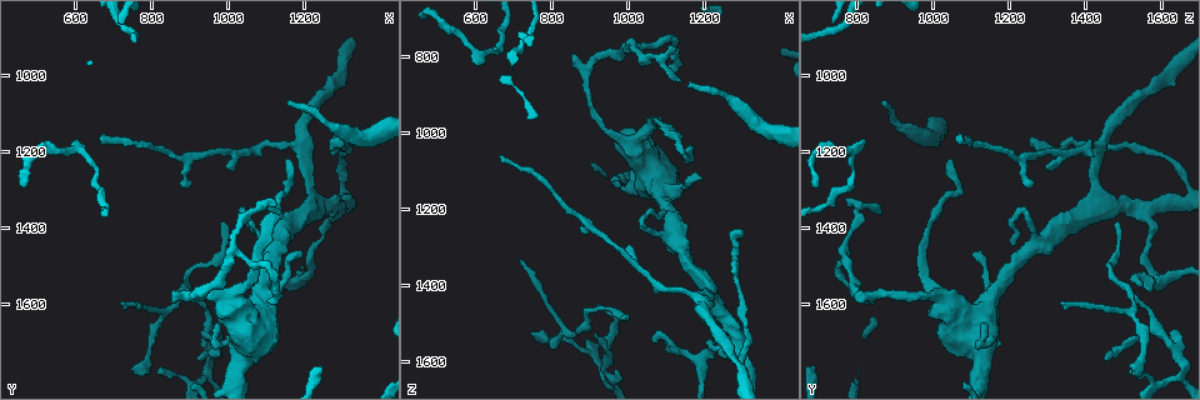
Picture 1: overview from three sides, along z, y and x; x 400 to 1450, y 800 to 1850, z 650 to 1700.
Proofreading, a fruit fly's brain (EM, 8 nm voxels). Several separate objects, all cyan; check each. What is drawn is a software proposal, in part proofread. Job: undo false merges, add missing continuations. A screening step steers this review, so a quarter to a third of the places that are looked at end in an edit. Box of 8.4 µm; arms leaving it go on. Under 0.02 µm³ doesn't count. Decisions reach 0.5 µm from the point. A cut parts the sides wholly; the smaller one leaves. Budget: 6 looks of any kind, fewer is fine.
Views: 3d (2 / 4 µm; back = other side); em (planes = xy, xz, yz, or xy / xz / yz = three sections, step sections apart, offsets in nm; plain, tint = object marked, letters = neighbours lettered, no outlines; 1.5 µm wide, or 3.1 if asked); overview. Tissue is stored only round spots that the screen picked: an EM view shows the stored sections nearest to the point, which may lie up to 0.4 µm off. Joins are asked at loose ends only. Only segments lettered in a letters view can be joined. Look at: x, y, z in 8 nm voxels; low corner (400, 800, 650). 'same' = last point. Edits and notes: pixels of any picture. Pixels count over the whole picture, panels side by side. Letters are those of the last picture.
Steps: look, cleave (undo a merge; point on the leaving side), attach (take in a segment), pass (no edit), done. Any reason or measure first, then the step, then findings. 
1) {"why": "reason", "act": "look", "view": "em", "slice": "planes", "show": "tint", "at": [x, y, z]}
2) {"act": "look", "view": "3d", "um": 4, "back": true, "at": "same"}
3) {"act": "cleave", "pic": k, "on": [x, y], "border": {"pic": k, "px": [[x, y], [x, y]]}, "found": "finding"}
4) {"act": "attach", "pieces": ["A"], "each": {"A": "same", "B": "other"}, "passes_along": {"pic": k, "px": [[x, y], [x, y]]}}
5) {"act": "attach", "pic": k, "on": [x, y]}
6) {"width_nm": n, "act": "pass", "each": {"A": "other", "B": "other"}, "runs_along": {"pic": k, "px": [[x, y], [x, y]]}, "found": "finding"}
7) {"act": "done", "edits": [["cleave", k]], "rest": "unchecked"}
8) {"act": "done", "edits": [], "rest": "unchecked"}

{"why": "thin end", "act": "look", "view": "em", "slice": "xz", "step": 4, "show": "letters", "at": [665, 1155, 1060]}

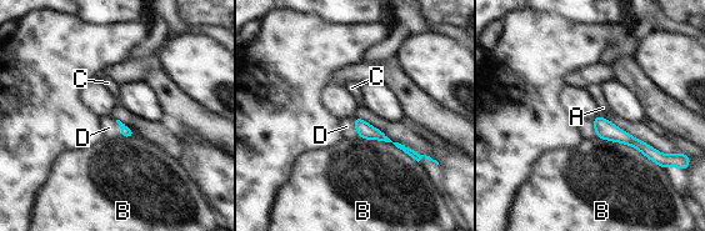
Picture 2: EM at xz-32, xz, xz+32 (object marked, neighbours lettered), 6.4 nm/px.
{"act": "attach", "pic": 2, "on": [346, 126], "each": {"A": "other", "B": "other", "C": "other", "D": "same"}, "passes_along": {"pic": 2, "px": [[365, 130], [355, 126], [346, 126]]}, "found": "it goes on there"}

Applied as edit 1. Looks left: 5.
{"why": "see it whole again", "act": "look", "view": "overview"}

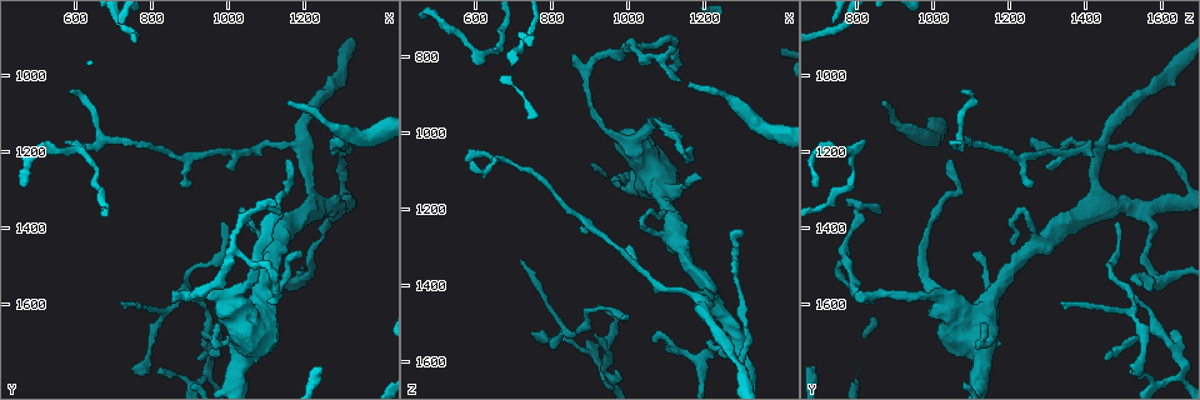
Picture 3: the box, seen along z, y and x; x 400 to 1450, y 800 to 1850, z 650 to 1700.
{"why": "an open end", "act": "look", "view": "em", "slice": "yz", "step": 8, "show": "letters", "at": [890, 1290, 1245]}

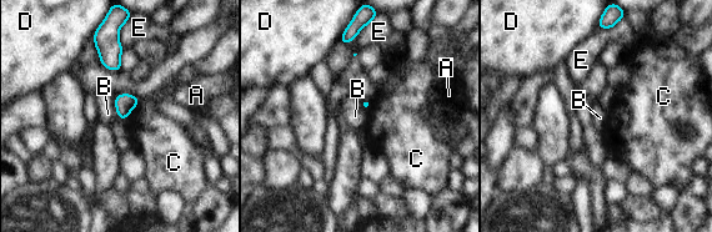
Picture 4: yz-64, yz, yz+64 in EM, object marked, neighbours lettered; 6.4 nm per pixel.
{"act": "pass", "each": {"A": "other", "B": "other", "C": "other", "D": "other", "E": "other"}, "border": {"pic": 4, "px": [[114, 96], [116, 114], [120, 119]]}, "found": "no lettered segment goes on from it"}

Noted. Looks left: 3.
{"why": "thin end", "act": "look", "view": "em", "slice": "planes", "show": "letters", "at": [1155, 1065, 870]}

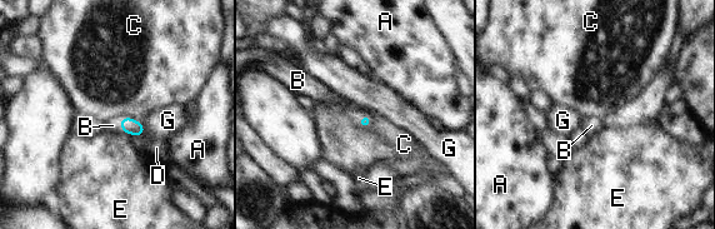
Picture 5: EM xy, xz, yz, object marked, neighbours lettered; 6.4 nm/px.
{"act": "attach", "pic": 5, "on": [113, 125], "each": {"A": "other", "B": "same", "C": "other", "D": "other", "E": "other", "G": "other"}, "passes_along": {"pic": 5, "px": [[128, 125], [121, 129], [113, 125]]}, "found": "it goes on there"}

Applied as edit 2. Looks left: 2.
{"act": "done", "edits": [["attach", 2], ["attach", 5]], "rest": "unchecked"}

